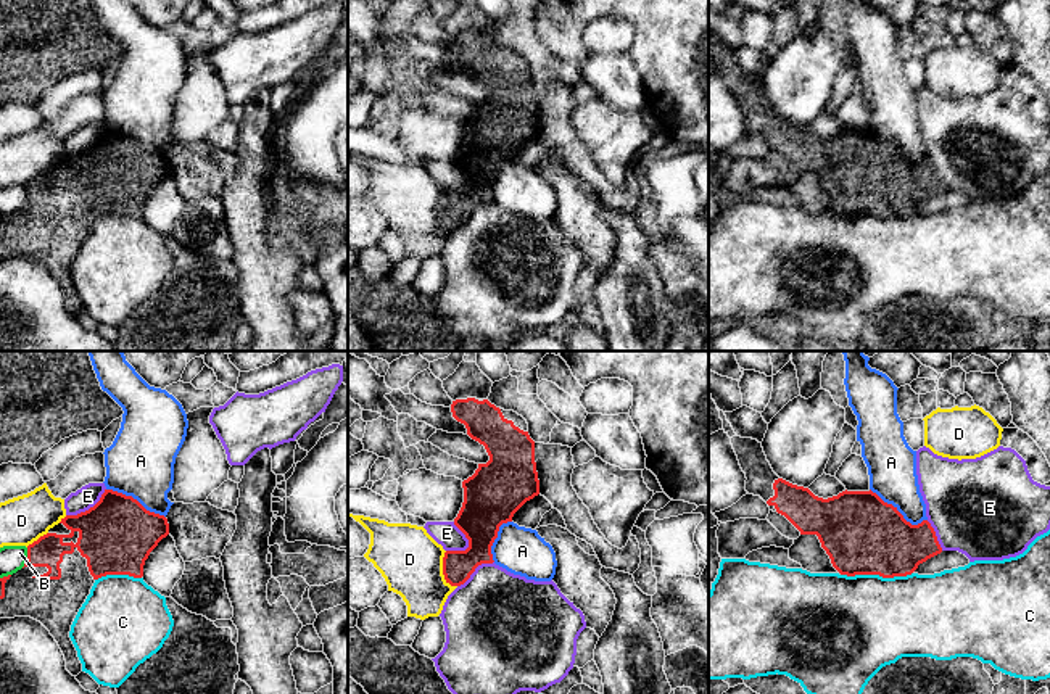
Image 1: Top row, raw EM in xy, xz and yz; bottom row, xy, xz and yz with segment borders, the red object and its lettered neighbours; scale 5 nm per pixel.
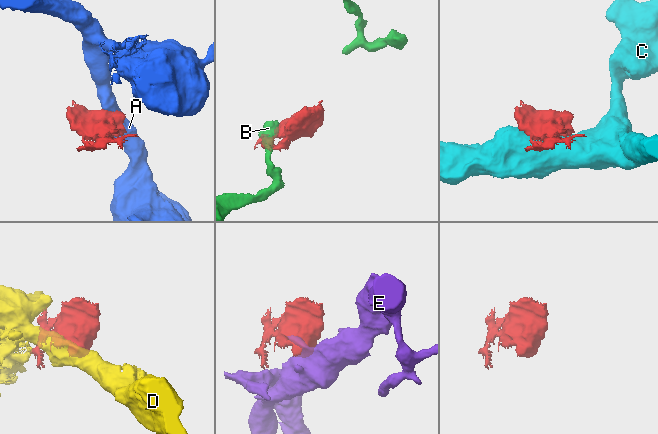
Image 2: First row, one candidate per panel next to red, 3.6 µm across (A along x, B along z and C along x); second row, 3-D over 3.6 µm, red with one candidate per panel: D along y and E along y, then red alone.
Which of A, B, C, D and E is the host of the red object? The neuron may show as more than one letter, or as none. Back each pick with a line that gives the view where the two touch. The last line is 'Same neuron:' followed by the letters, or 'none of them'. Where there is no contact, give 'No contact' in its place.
Same neuron: none of them

